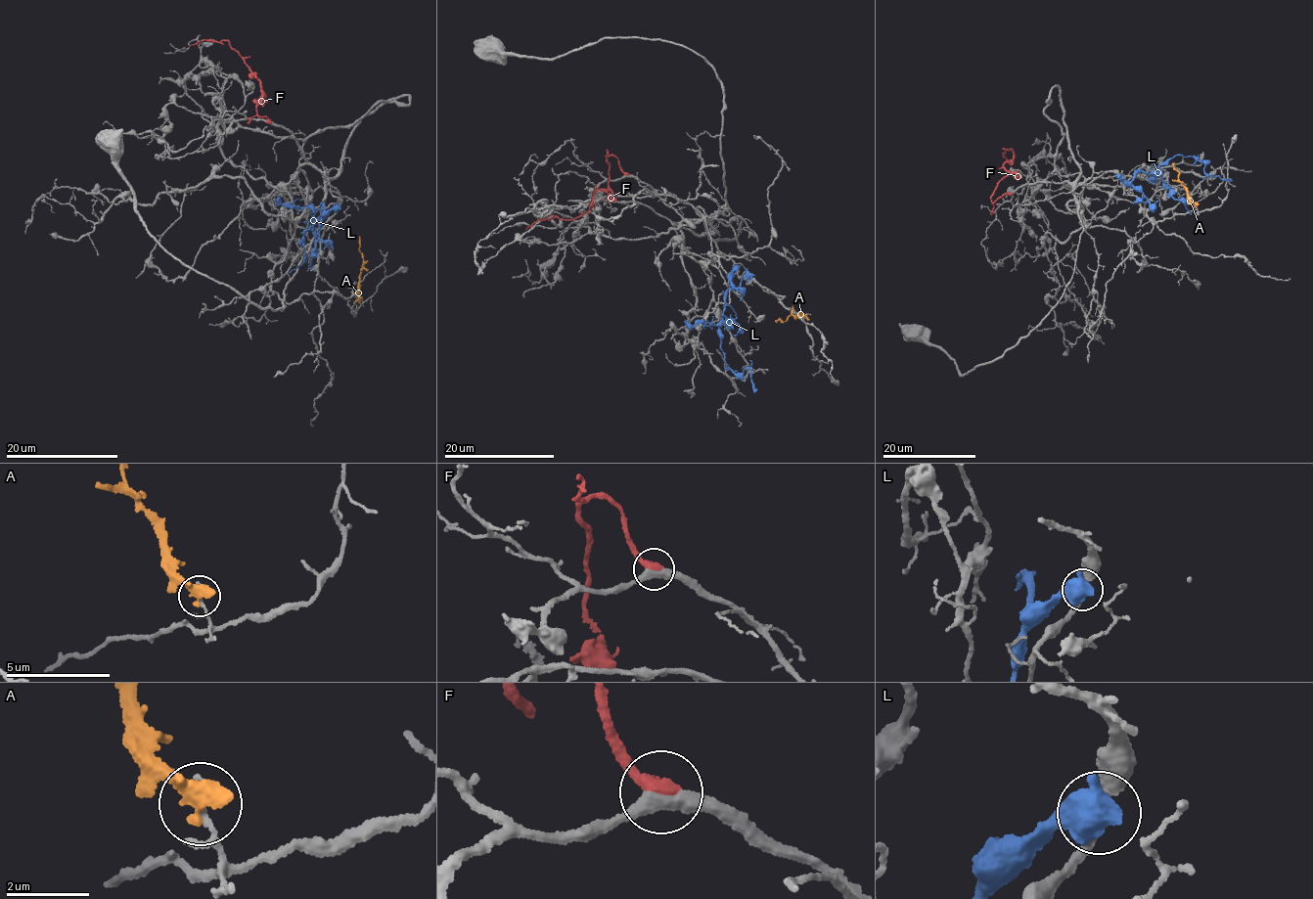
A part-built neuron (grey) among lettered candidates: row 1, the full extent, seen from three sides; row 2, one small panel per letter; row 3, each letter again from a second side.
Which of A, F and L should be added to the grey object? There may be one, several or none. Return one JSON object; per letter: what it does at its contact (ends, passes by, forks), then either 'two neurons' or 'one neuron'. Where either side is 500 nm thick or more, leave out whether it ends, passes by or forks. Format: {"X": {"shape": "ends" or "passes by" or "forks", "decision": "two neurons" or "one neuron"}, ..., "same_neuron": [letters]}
{"A": {"shape": "ends", "decision": "two neurons"}, "F": {"shape": "ends", "decision": "one neuron"}, "L": {"decision": "two neurons"}, "same_neuron": ["F"]}

